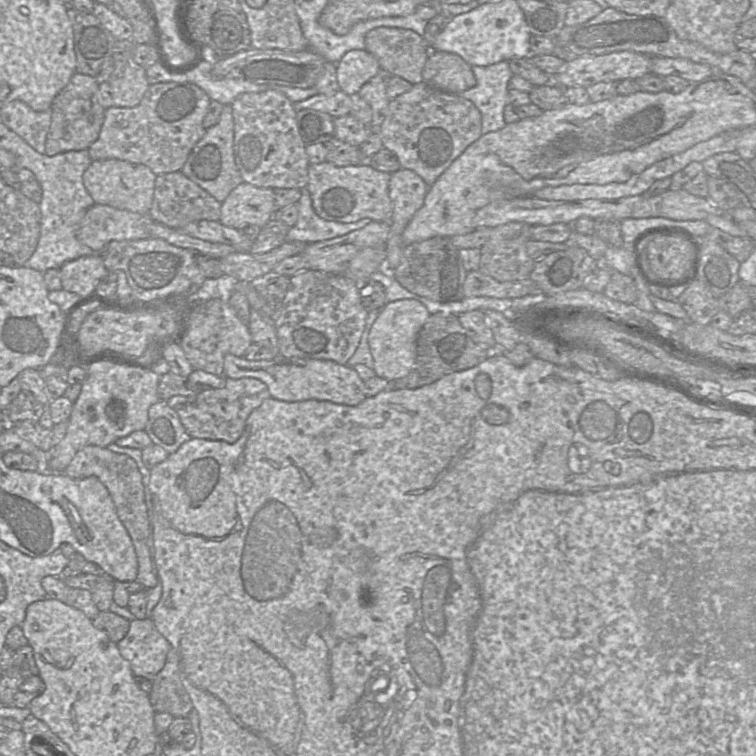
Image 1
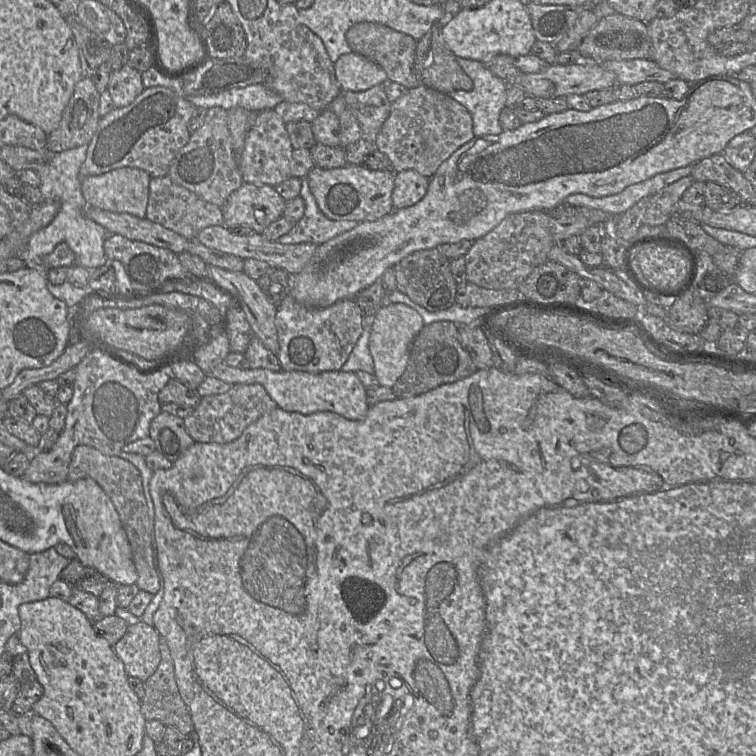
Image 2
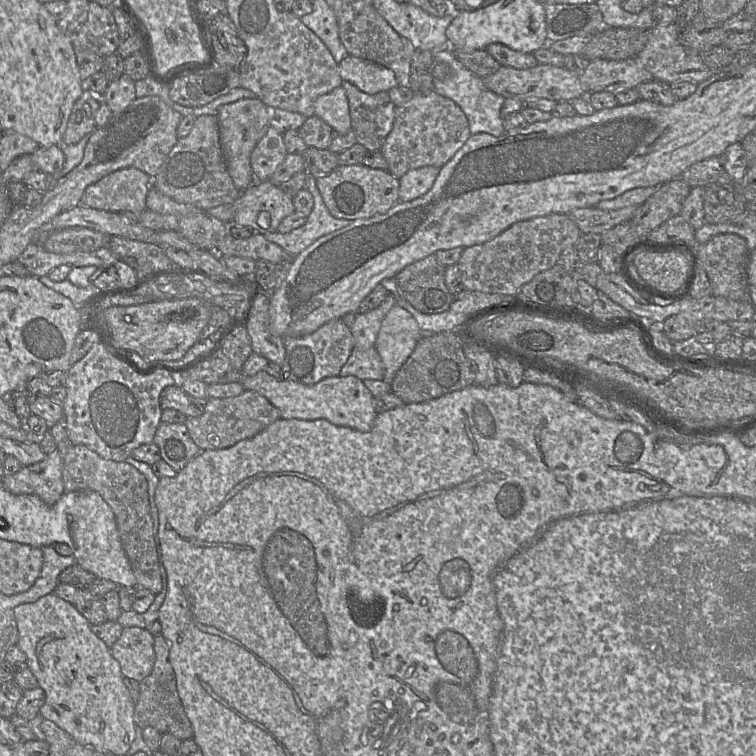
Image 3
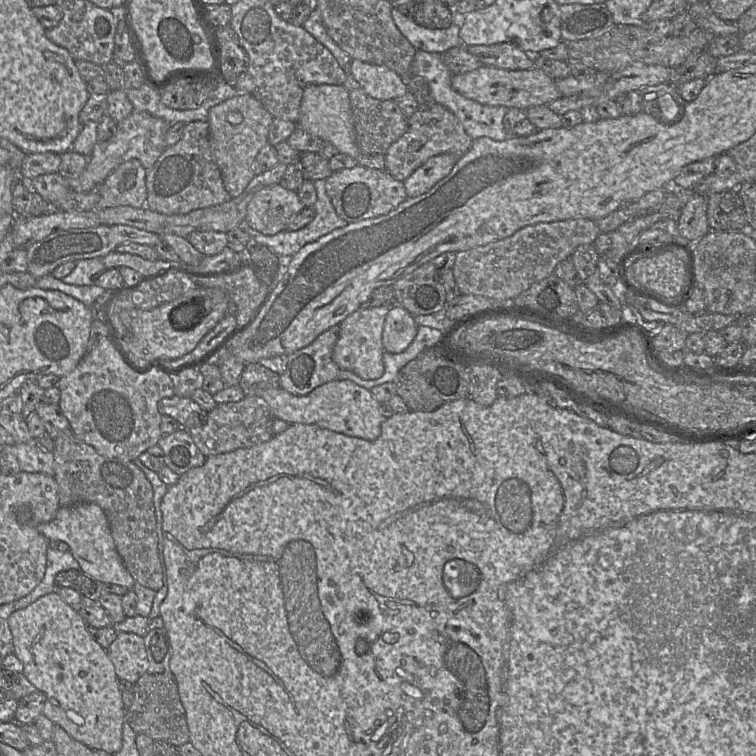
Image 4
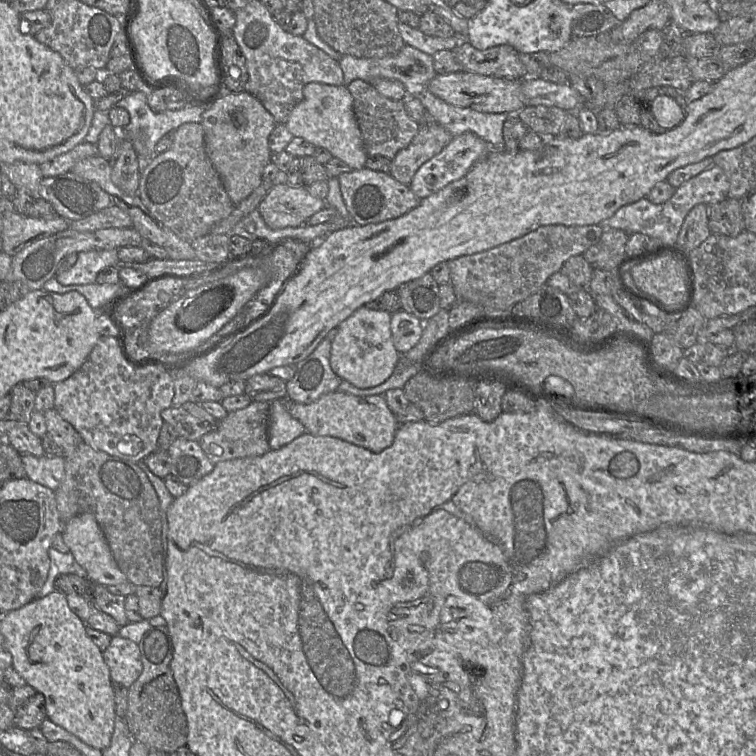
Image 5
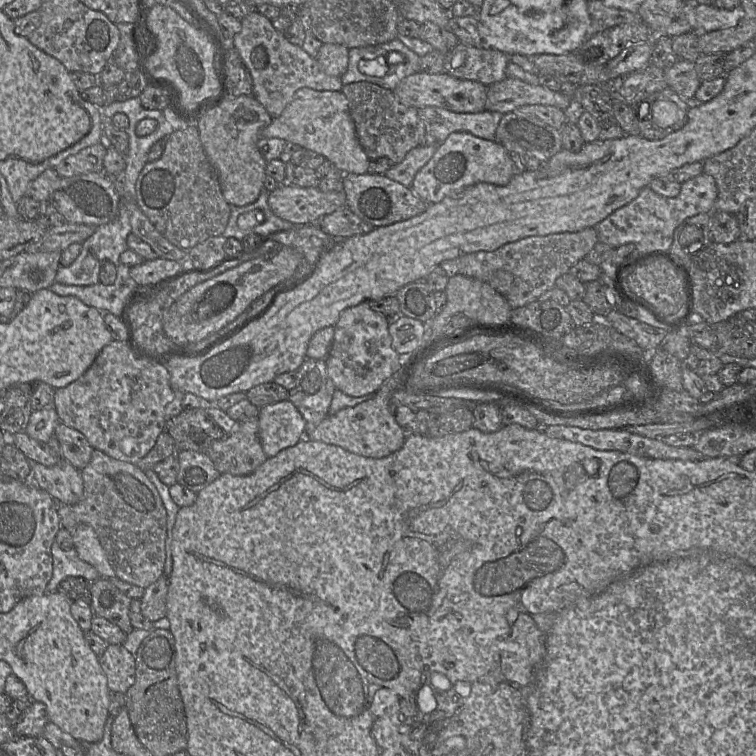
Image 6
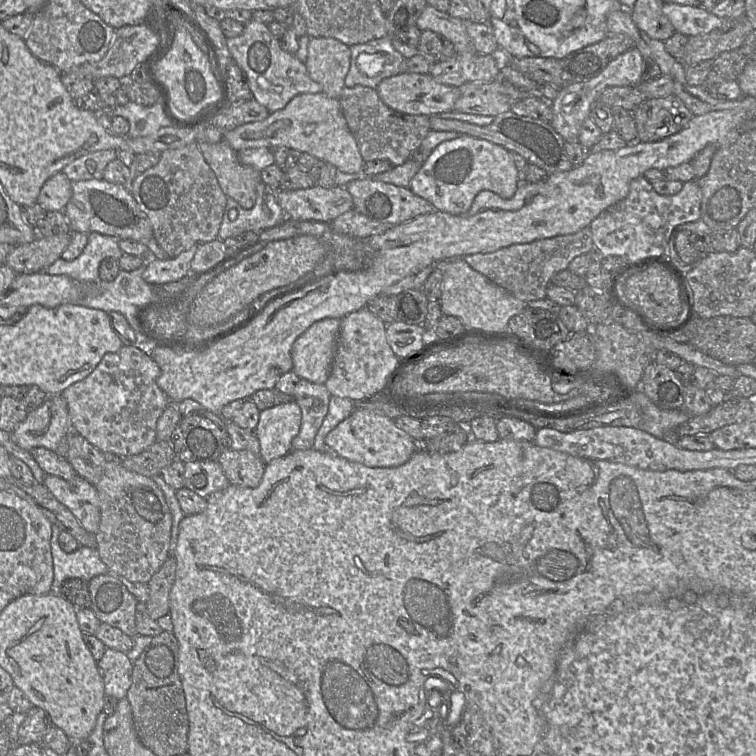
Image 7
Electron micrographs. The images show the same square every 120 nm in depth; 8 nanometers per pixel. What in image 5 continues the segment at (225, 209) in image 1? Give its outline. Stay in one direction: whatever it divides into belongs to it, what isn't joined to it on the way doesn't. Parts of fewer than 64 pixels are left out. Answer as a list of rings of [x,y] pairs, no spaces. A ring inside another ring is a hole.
[[[274,184],[258,205],[265,224],[272,230],[299,227],[327,207],[325,200],[313,197],[305,186]]]

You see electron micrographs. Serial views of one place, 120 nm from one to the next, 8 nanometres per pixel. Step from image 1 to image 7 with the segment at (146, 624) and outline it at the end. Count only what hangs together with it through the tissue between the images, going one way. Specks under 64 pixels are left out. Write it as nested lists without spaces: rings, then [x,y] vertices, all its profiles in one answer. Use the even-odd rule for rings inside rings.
[[[107,648],[97,662],[104,682],[104,692],[117,700],[126,698],[132,684],[132,664],[127,654]]]

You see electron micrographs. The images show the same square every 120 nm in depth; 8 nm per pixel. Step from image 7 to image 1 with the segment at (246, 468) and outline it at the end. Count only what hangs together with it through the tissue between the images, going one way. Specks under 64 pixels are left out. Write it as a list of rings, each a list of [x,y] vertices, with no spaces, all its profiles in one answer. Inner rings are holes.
[[[226,378],[223,388],[207,389],[193,396],[193,401],[182,410],[176,410],[188,435],[192,438],[236,442],[242,435],[251,412],[270,398],[265,383],[256,378]]]

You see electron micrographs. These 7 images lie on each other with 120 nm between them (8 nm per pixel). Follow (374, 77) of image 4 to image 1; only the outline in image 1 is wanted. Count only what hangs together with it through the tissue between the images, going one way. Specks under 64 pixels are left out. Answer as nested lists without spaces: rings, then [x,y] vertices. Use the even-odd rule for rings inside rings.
[[[351,50],[336,64],[339,90],[351,96],[373,78],[380,70],[377,59],[364,50]]]

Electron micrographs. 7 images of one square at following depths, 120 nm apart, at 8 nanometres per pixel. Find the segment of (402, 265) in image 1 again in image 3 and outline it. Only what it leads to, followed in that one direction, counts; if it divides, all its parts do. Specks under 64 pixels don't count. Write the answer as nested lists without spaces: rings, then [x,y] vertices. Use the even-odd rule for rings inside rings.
[[[435,254],[411,263],[394,276],[397,294],[424,314],[447,311],[453,295],[445,284],[445,270]]]

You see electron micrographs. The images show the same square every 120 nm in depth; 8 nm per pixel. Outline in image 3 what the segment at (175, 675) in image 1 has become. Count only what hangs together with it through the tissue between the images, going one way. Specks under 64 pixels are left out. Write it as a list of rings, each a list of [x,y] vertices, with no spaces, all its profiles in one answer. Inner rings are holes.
[[[162,634],[154,637],[155,663],[152,672],[140,682],[140,695],[134,710],[134,722],[139,728],[153,727],[160,733],[171,733],[180,740],[193,738],[189,720],[176,685],[176,676],[170,662],[169,644]]]

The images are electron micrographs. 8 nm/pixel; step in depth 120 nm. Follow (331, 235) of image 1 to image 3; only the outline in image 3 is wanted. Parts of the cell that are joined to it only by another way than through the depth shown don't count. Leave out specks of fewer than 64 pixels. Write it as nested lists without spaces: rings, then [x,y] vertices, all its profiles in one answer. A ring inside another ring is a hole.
[[[308,174],[305,188],[312,194],[313,209],[306,222],[288,233],[266,233],[264,237],[284,249],[292,258],[299,255],[317,239],[348,226],[352,221],[331,215],[317,188],[316,177]]]

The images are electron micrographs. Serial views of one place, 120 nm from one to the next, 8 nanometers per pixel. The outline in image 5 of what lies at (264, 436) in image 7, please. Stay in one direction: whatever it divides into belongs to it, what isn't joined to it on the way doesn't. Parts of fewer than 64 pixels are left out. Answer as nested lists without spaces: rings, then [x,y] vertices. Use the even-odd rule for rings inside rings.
[[[282,399],[270,402],[269,446],[277,450],[305,433],[304,426],[286,410]]]

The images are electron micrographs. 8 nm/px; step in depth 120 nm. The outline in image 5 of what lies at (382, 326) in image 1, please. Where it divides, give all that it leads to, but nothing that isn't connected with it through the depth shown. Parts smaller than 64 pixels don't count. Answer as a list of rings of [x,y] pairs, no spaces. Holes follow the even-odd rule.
[[[404,310],[392,313],[390,330],[394,347],[400,355],[412,349],[419,342],[423,332],[421,320]]]

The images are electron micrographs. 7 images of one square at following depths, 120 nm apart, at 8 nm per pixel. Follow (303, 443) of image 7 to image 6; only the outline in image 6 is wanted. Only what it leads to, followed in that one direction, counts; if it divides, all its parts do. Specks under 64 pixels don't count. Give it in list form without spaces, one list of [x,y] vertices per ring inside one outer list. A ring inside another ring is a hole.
[[[306,358],[296,373],[296,386],[289,391],[288,400],[306,421],[306,437],[329,415],[336,387],[328,376],[325,360]]]

